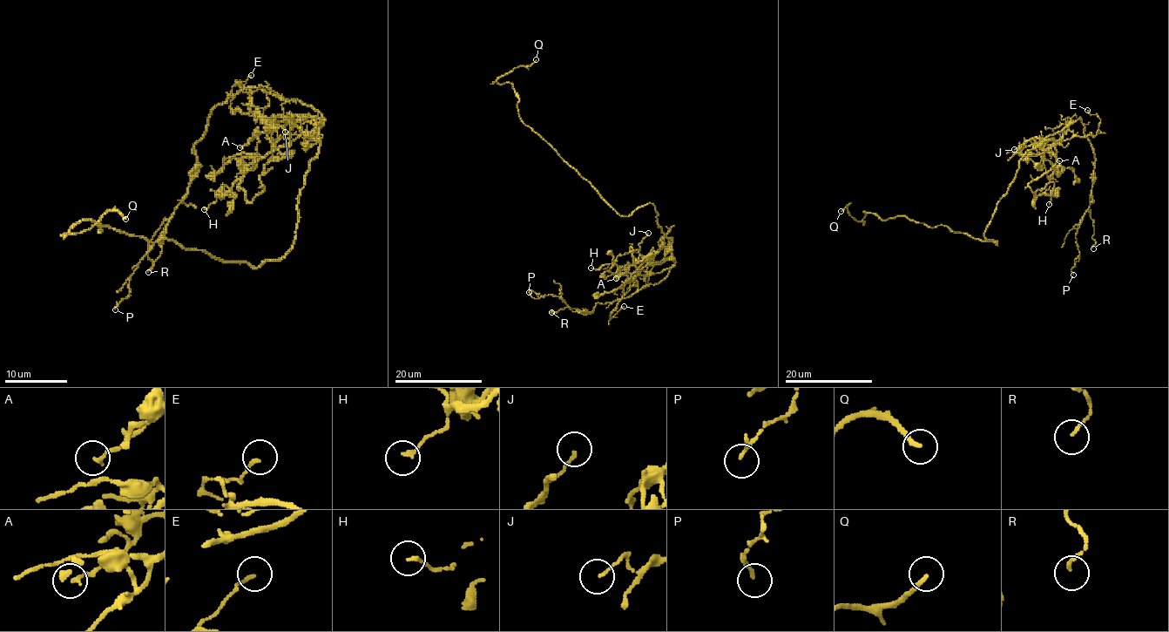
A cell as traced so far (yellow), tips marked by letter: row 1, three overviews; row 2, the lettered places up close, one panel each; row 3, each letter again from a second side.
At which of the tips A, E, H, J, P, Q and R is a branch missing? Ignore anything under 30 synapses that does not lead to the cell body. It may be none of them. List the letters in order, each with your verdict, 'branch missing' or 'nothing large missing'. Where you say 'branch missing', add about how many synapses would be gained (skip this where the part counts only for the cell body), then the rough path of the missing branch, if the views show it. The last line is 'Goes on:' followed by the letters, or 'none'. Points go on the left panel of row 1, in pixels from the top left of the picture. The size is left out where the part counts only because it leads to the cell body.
A: nothing large missing
E: nothing large missing
H: nothing large missing
J: nothing large missing
P: nothing large missing
Q: branch missing; course (125, 219), (129, 207), (168, 155), (163, 139), (168, 138)
R: nothing large missing
Goes on: Q

